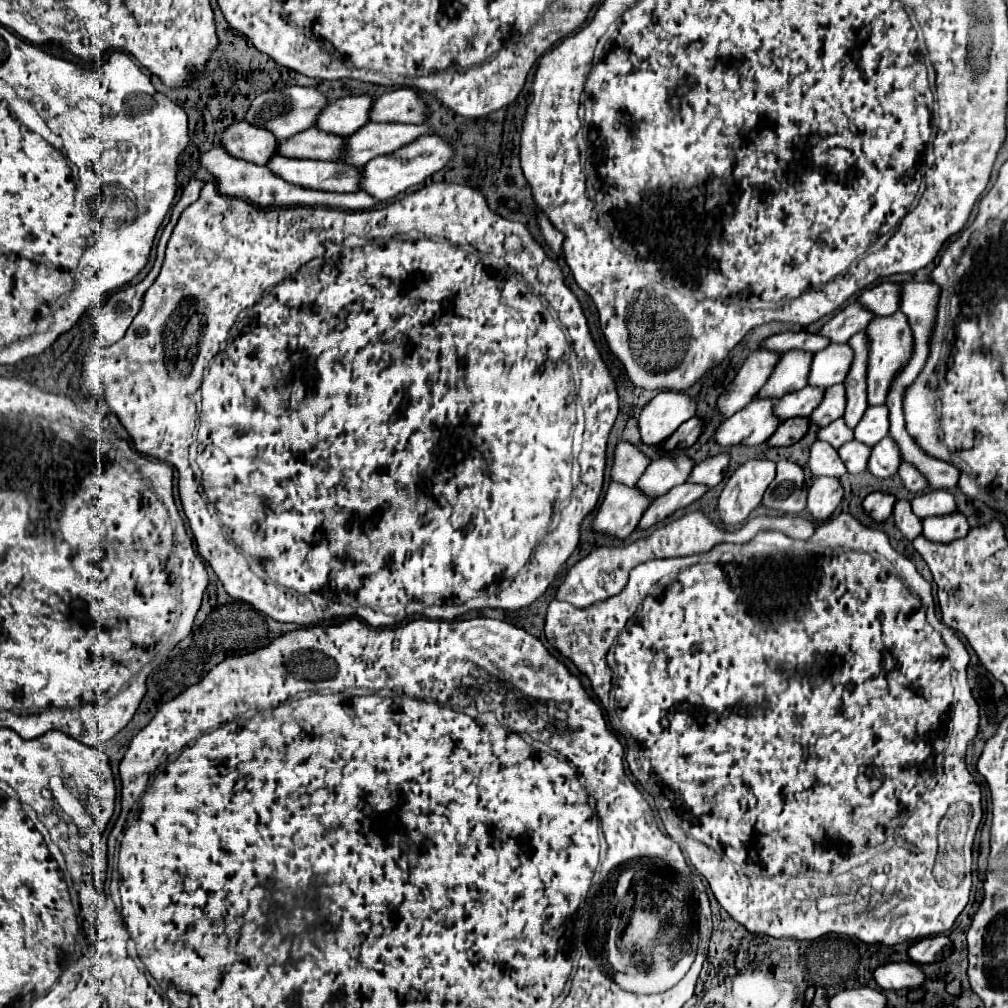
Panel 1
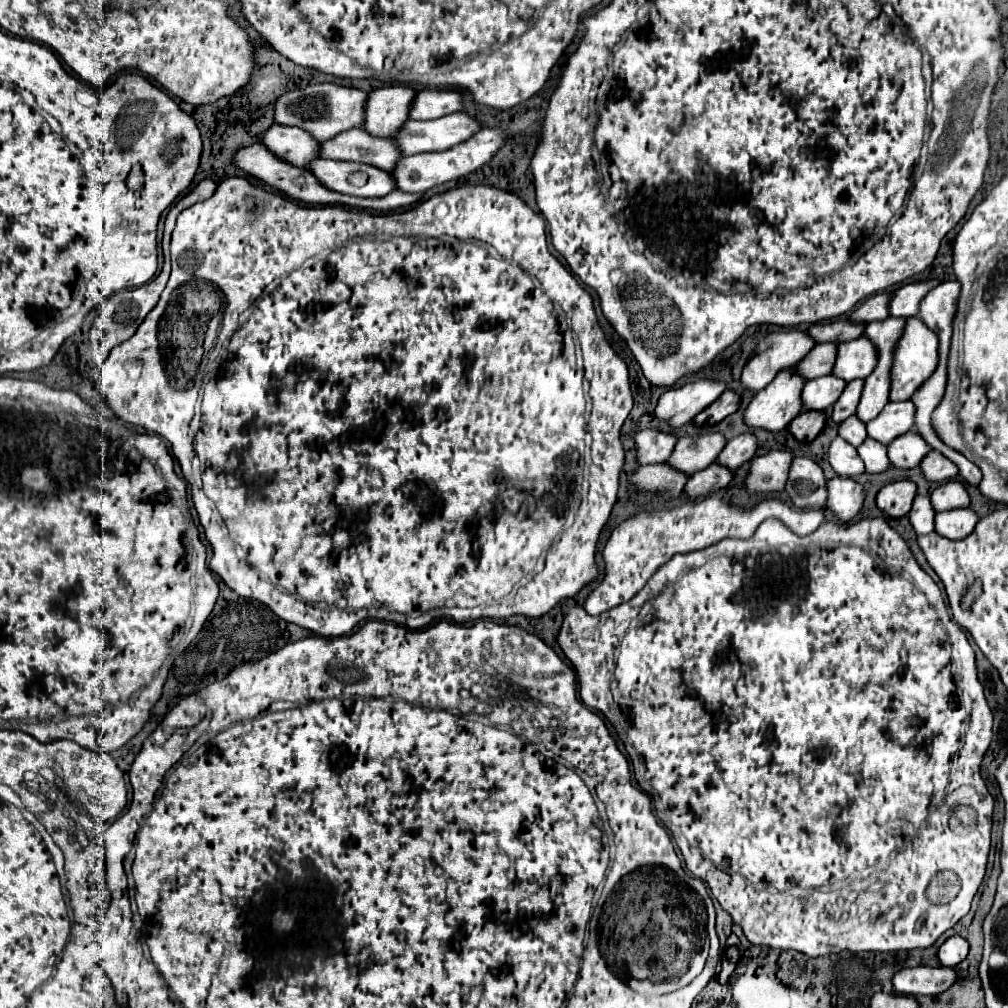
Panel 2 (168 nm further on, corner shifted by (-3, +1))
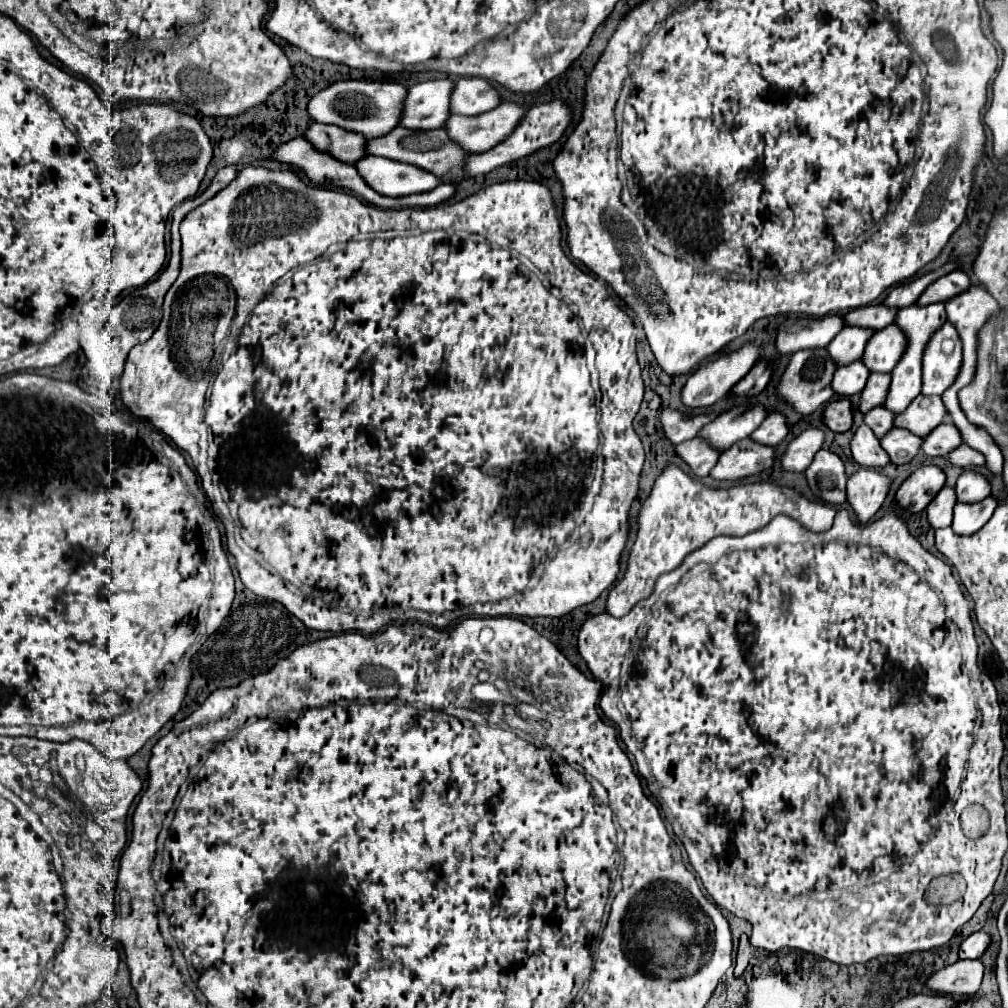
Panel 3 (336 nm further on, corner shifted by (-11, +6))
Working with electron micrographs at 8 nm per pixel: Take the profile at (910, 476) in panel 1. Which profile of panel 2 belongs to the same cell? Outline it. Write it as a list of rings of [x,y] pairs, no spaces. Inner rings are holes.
[[[932,450],[920,464],[924,476],[932,482],[952,480],[958,476],[958,468],[954,468],[954,462],[950,462],[946,456],[938,454],[938,450]]]

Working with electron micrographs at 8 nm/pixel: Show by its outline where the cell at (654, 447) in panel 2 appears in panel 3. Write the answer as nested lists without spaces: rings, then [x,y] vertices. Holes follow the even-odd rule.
[[[664,409],[662,415],[660,415],[660,421],[662,421],[662,429],[664,429],[666,439],[676,445],[676,443],[694,439],[696,433],[702,429],[702,425],[706,425],[714,417],[716,415],[694,415],[694,417],[688,417],[688,415],[680,413],[680,411]]]

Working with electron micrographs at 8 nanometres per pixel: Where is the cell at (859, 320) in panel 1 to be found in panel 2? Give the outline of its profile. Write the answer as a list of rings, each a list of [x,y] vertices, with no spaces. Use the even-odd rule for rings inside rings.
[[[882,292],[882,294],[876,294],[872,298],[868,298],[866,302],[862,302],[860,308],[856,308],[852,314],[850,314],[850,320],[854,322],[872,322],[872,320],[884,320],[888,318],[888,304],[890,304],[890,298],[892,294],[890,292]]]

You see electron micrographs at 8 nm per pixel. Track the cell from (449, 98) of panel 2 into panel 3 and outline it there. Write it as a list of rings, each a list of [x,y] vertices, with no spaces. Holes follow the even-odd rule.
[[[462,77],[456,81],[450,95],[450,113],[480,115],[500,105],[498,93],[486,79]]]

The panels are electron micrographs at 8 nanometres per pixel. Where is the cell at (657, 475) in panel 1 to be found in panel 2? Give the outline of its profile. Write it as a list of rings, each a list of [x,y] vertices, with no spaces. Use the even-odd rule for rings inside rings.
[[[706,432],[700,436],[682,436],[670,456],[668,464],[676,466],[686,474],[694,474],[710,466],[722,448],[726,446],[726,438],[720,432]]]

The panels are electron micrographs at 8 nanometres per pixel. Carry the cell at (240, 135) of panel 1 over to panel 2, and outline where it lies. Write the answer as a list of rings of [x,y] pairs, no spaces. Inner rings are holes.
[[[274,124],[262,138],[264,146],[274,150],[276,156],[284,158],[294,166],[308,166],[314,158],[320,158],[320,142],[302,128],[290,128]]]

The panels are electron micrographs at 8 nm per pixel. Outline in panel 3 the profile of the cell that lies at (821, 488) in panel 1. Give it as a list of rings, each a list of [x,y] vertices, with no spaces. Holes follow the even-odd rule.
[[[860,469],[848,477],[846,499],[854,509],[856,517],[866,523],[884,503],[884,497],[890,489],[890,479],[878,473],[876,469]]]

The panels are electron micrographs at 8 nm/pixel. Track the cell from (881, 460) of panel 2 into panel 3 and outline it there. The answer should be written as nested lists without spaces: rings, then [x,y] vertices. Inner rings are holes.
[[[896,427],[896,429],[890,429],[880,439],[880,445],[888,453],[894,465],[904,465],[904,463],[910,463],[914,455],[920,451],[920,441],[922,437],[916,437],[910,431]]]

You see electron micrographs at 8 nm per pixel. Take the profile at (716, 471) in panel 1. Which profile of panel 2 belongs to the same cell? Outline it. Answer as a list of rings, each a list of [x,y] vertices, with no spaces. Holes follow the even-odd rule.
[[[740,434],[724,446],[716,462],[720,462],[722,466],[728,466],[730,470],[736,470],[738,466],[754,458],[756,448],[758,448],[758,440],[754,434]]]

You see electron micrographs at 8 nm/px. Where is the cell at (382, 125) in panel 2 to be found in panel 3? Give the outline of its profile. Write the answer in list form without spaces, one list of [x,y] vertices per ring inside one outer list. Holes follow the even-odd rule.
[[[434,79],[408,87],[402,103],[400,127],[406,129],[440,129],[450,115],[448,99],[454,83],[450,79]]]

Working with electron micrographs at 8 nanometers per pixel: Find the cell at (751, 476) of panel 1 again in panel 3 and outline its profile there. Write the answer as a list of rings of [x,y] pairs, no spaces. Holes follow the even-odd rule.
[[[806,429],[802,435],[792,439],[780,459],[784,471],[802,473],[814,459],[816,451],[824,443],[824,433],[820,429]]]

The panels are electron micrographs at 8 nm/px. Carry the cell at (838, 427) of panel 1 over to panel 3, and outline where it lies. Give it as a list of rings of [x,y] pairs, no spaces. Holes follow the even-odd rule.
[[[874,407],[864,415],[864,423],[874,431],[874,435],[878,439],[884,437],[886,431],[890,431],[894,427],[892,419],[894,419],[894,413],[890,413],[888,409],[882,409],[882,407]]]

